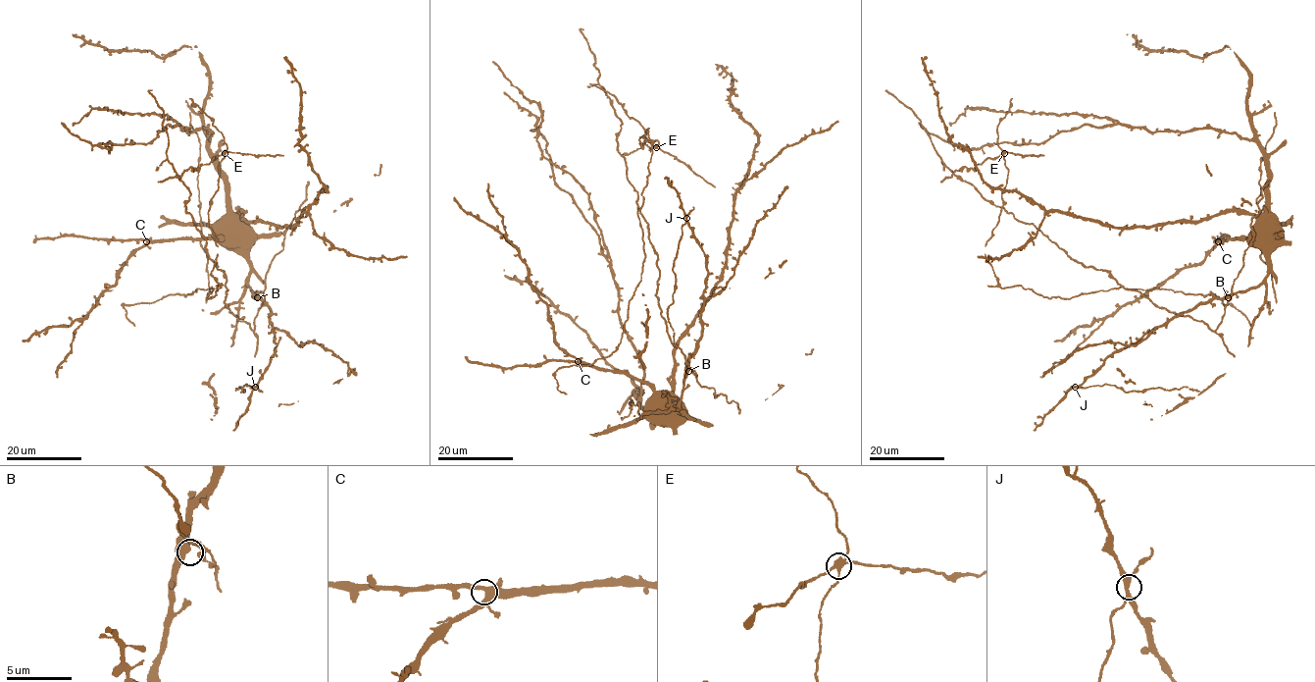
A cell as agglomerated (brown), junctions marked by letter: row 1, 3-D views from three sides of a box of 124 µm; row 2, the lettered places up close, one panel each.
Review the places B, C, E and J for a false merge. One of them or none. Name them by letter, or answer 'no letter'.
E

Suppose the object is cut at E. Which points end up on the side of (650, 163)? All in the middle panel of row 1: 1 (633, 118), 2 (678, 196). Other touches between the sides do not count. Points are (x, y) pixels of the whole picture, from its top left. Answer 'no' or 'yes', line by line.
1: no
2: yes

